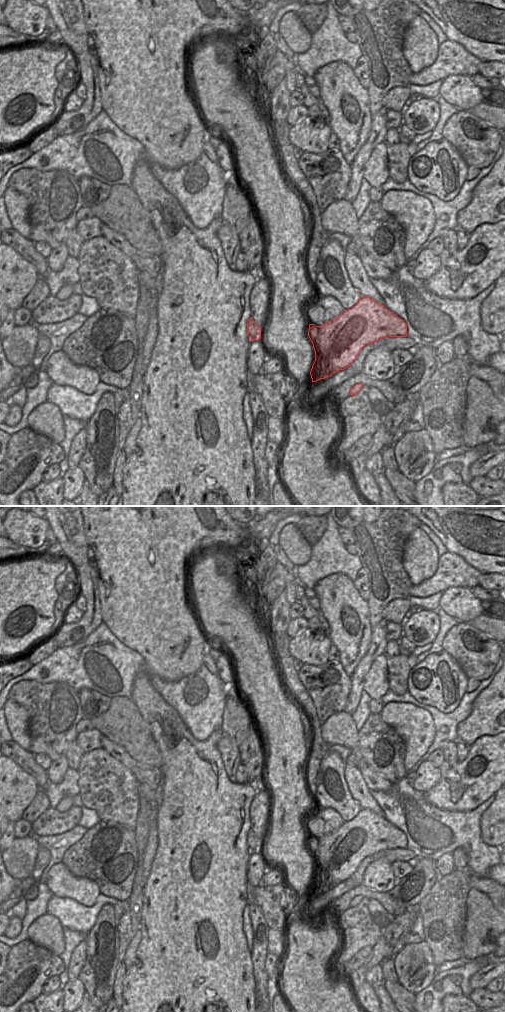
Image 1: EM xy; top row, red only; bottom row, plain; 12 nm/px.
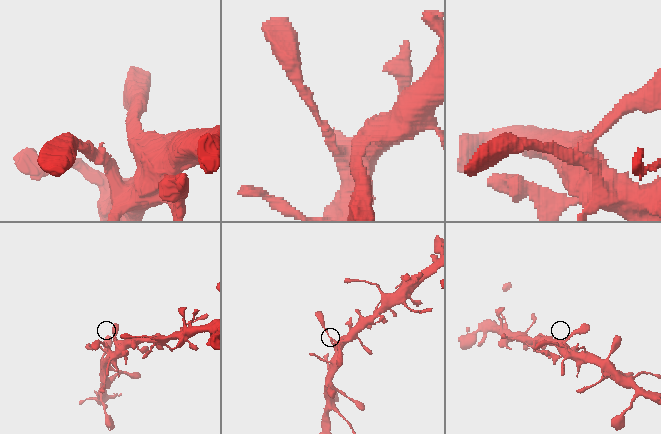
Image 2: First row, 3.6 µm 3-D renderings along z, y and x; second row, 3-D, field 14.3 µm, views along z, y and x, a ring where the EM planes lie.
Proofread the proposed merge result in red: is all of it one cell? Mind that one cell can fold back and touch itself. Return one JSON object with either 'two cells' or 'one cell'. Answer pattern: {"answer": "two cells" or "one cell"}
{"answer": "two cells"}

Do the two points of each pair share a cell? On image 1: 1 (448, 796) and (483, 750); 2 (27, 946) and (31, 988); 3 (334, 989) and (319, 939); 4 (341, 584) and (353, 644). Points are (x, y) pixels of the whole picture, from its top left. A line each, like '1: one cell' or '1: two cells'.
1: one cell
2: one cell
3: one cell
4: one cell

